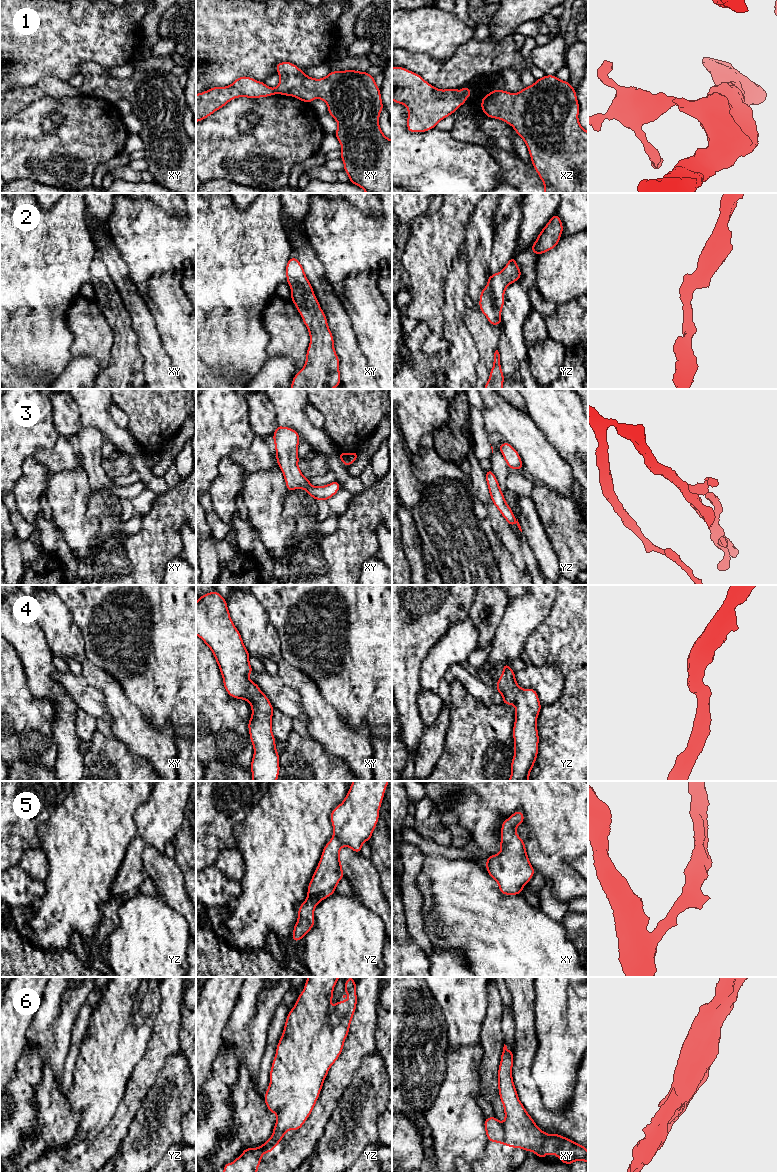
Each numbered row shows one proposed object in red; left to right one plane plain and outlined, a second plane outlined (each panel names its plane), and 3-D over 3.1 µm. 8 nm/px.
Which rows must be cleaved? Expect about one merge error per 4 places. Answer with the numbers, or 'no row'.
6

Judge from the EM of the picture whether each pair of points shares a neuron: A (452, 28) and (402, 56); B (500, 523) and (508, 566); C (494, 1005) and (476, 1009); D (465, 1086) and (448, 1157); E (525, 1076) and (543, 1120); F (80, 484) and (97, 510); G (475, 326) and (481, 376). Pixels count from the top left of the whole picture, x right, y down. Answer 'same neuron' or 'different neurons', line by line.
A: different neurons
B: different neurons
C: different neurons
D: same neuron
E: same neuron
F: different neurons
G: same neuron

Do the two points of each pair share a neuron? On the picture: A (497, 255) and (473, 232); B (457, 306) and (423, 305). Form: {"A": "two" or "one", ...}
{"A": "two", "B": "two"}

